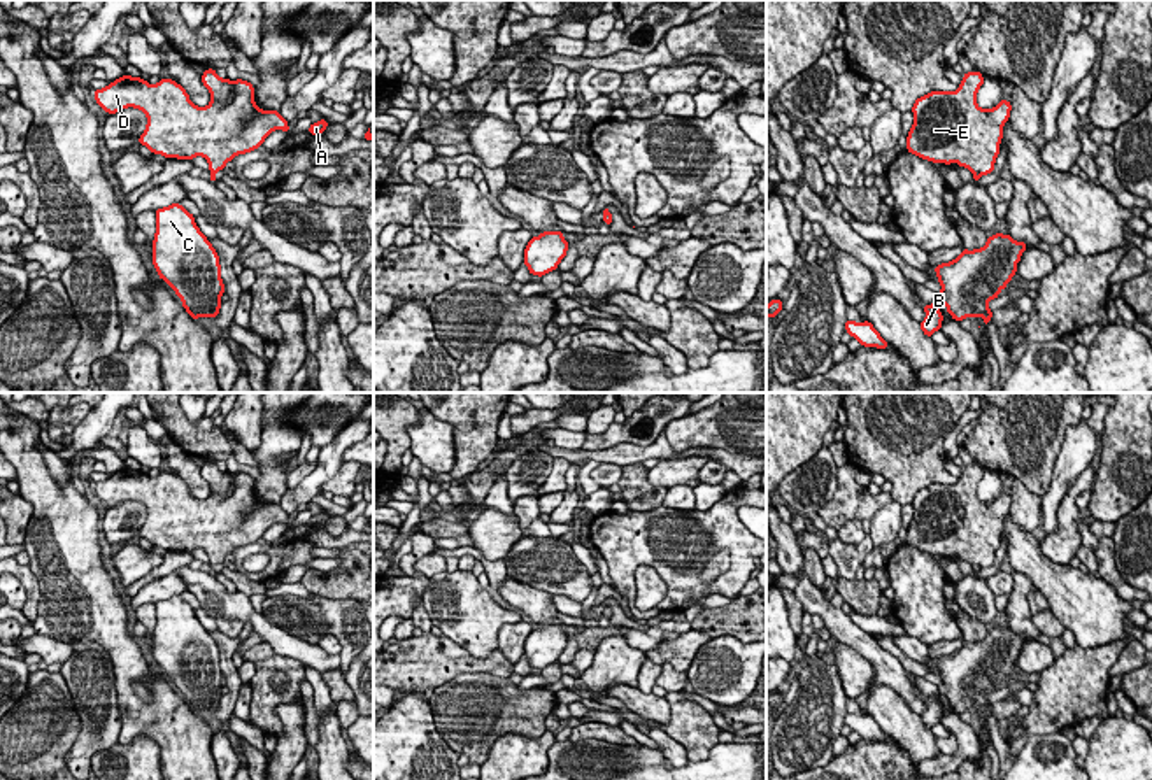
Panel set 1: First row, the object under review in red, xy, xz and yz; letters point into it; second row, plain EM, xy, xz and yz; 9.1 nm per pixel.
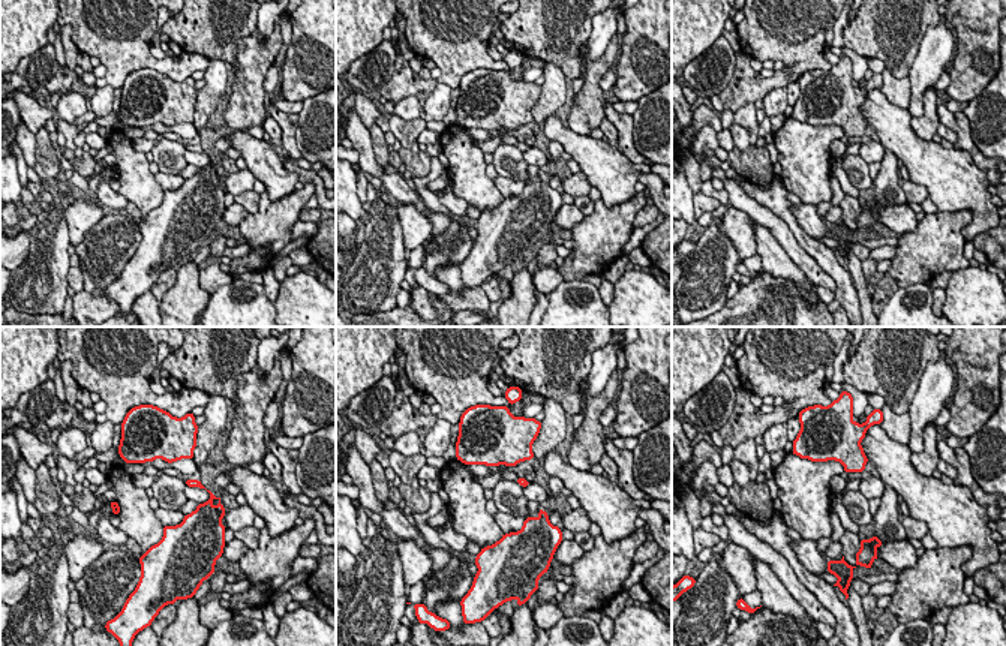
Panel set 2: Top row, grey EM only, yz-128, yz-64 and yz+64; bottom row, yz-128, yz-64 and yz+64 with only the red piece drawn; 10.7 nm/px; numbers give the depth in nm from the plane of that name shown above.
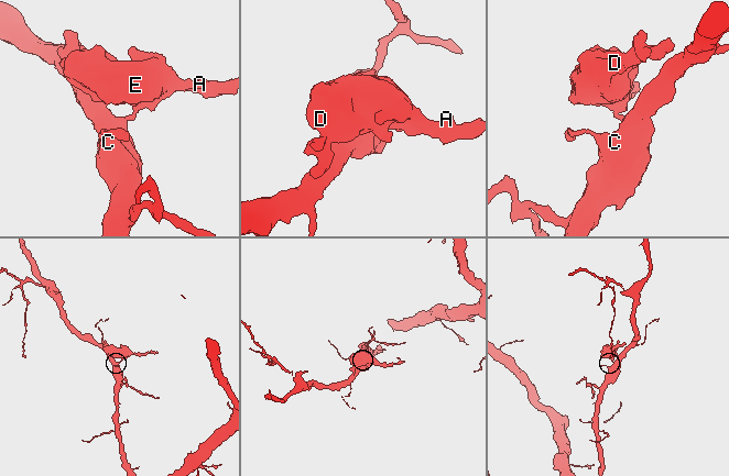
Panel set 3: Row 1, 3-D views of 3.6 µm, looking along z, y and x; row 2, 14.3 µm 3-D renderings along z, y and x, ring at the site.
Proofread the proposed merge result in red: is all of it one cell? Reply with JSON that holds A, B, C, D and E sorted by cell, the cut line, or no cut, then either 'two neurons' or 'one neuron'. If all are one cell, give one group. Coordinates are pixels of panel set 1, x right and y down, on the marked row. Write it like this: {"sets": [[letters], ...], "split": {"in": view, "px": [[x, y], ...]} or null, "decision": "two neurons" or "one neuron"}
{"sets": [["A", "D", "E"], ["B", "C"]], "split": {"in": "yz", "px": [[974, 170], [981, 174]]}, "decision": "two neurons"}

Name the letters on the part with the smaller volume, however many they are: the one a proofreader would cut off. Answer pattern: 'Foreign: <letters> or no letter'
Foreign: A, D, E

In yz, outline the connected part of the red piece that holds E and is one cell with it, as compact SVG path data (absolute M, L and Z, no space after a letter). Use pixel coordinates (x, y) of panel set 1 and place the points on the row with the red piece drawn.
M973 70L963 75L956 91L931 91L917 98L907 151L933 163L957 163L980 175L991 174L1012 103L1003 98L991 110L980 109L977 93L982 84L984 75Z

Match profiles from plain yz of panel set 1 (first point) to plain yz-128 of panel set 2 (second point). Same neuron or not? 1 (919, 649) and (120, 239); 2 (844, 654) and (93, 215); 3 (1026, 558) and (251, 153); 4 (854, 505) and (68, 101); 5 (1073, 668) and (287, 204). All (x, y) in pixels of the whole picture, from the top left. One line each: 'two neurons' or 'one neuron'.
1: two neurons
2: one neuron
3: one neuron
4: two neurons
5: one neuron

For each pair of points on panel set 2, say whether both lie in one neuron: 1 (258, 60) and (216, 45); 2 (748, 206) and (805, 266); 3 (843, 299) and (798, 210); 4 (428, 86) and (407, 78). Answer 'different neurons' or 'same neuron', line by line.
1: different neurons
2: same neuron
3: different neurons
4: same neuron

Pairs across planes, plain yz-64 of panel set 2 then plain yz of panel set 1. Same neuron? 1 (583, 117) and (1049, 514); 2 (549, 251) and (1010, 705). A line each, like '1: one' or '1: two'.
1: two
2: one

